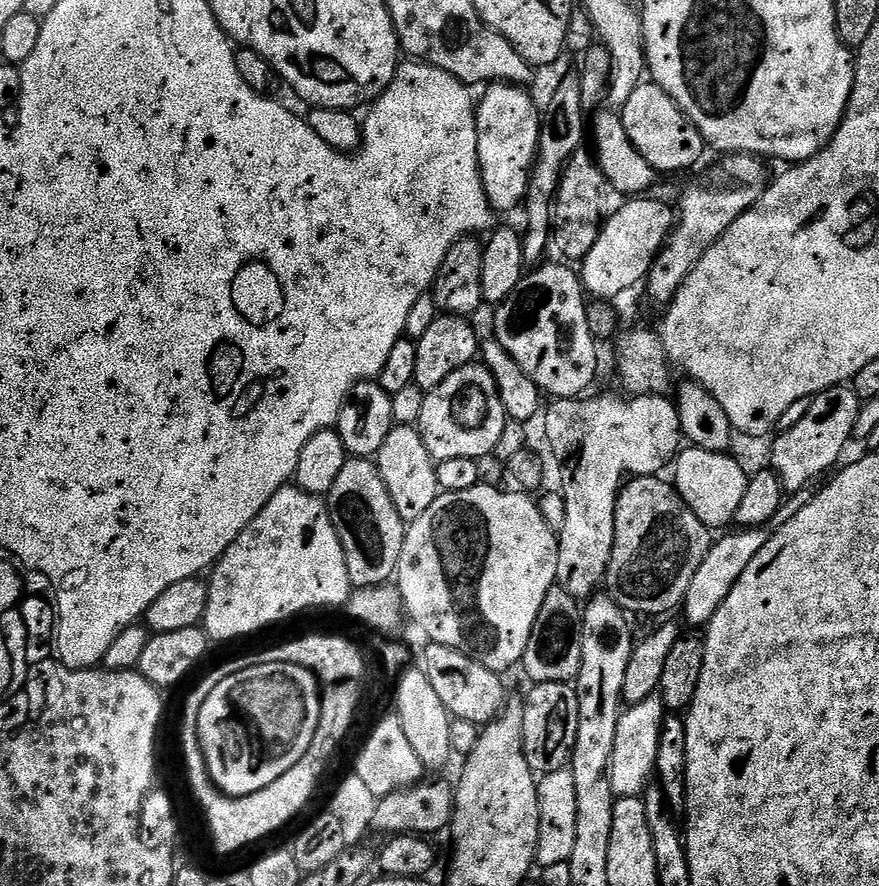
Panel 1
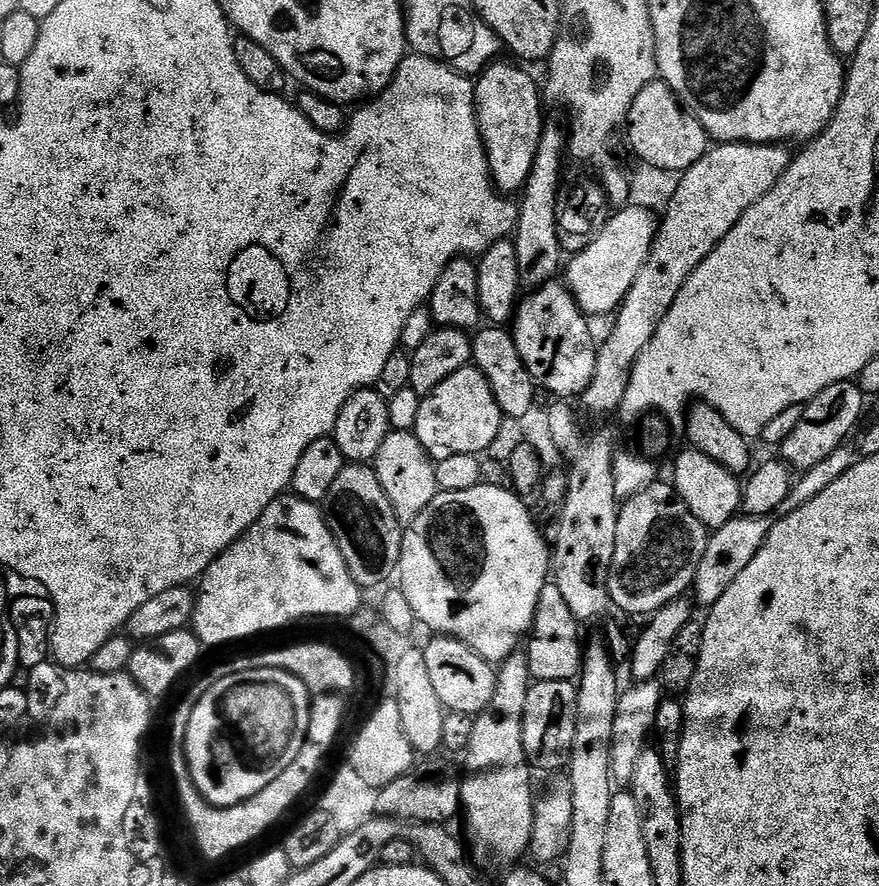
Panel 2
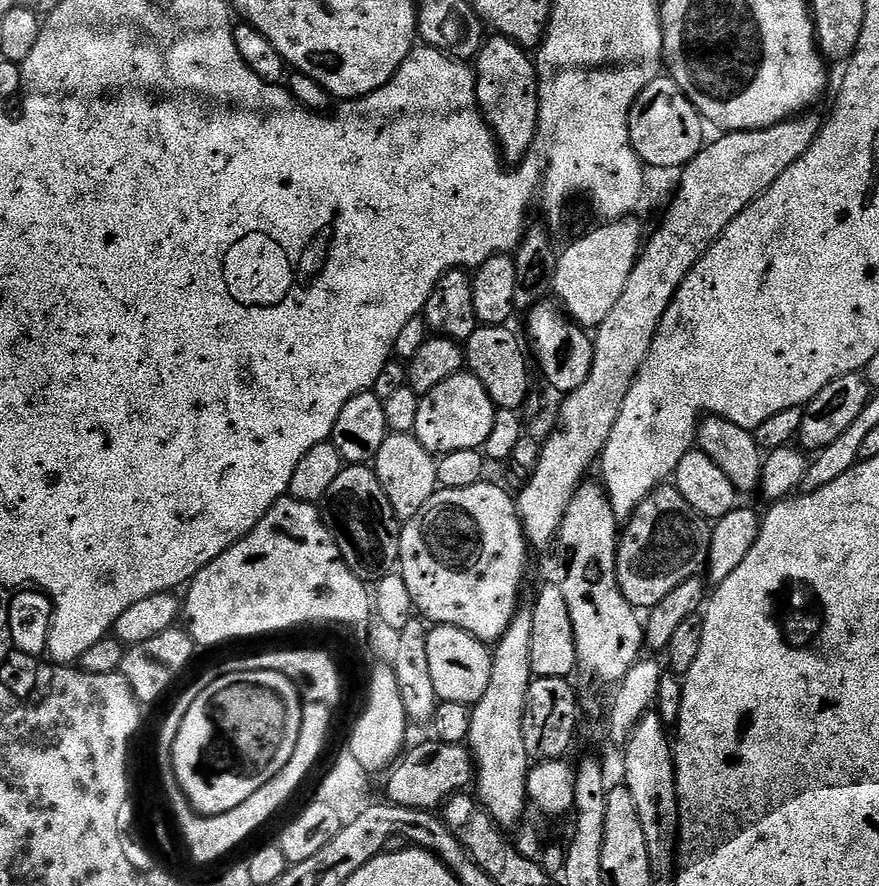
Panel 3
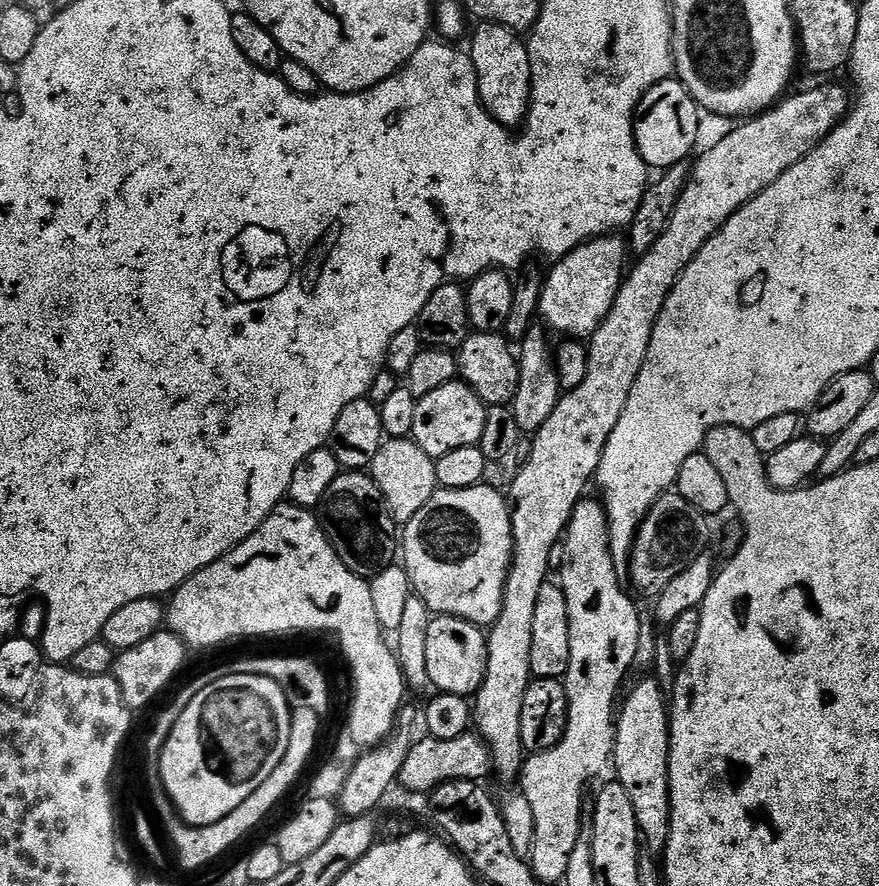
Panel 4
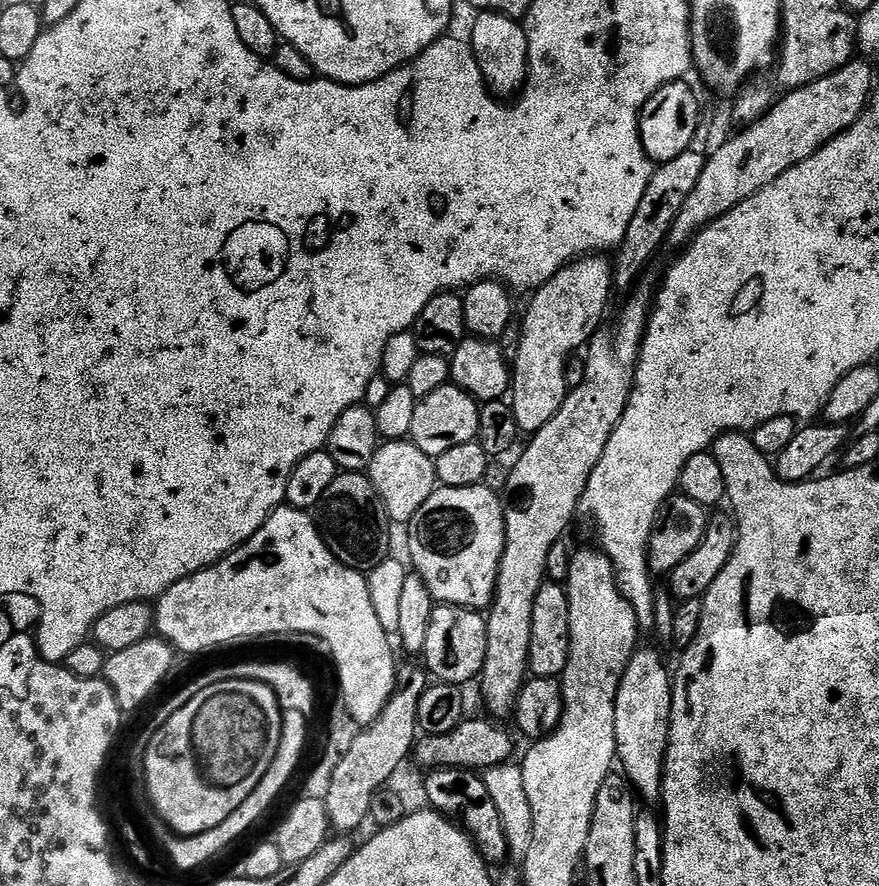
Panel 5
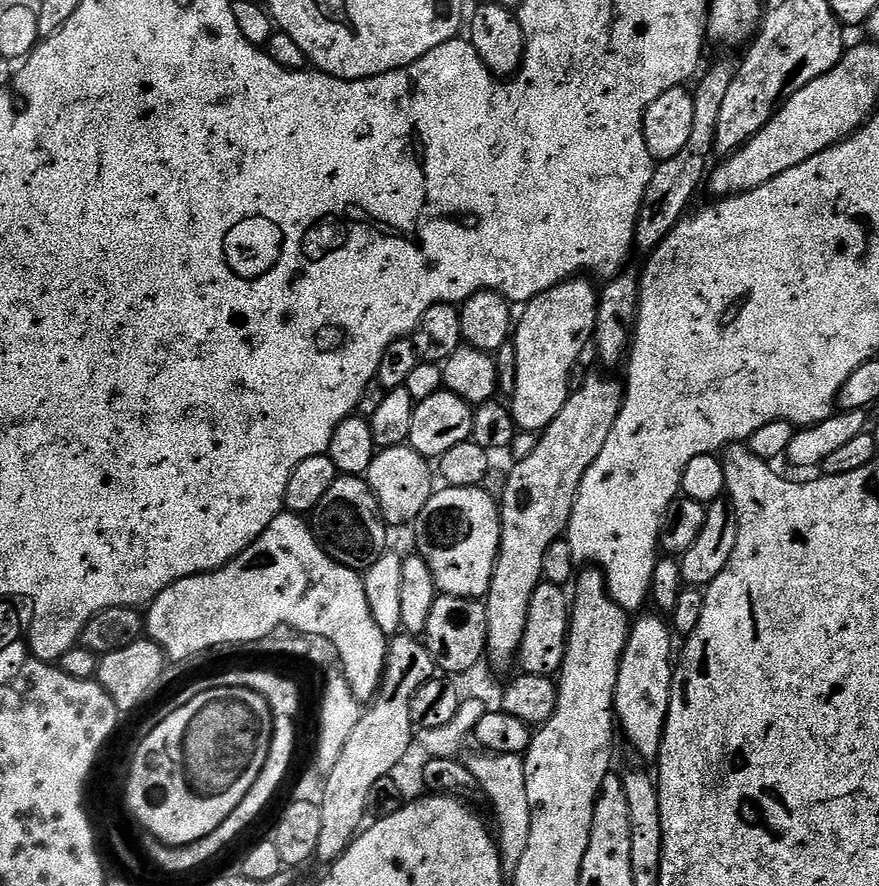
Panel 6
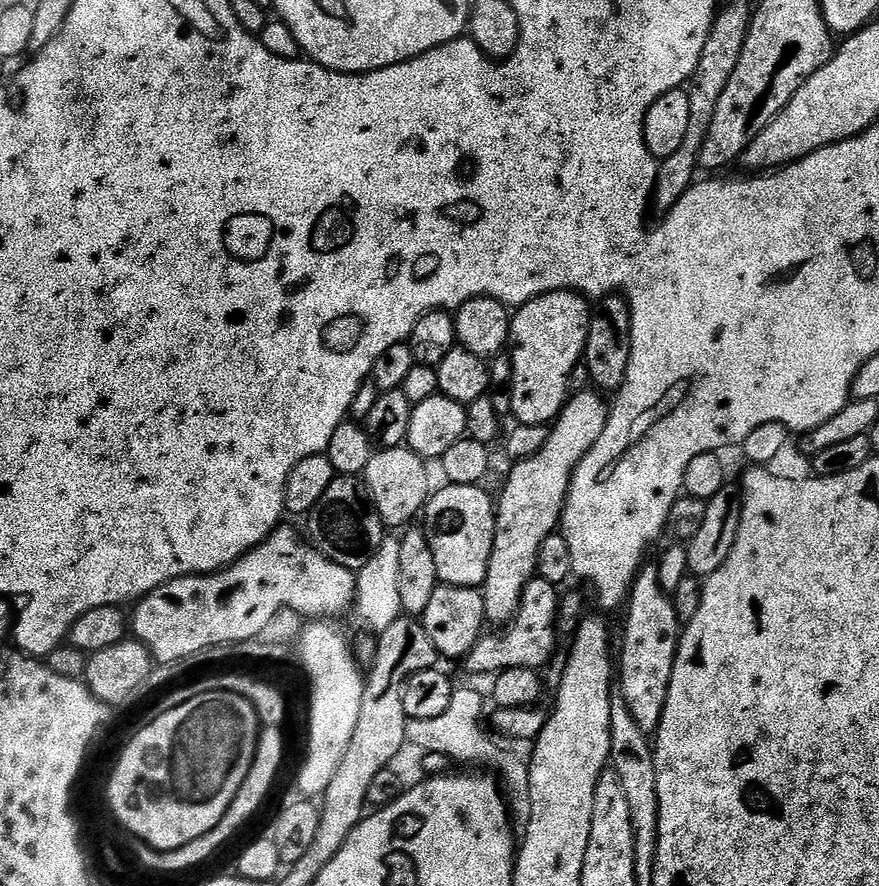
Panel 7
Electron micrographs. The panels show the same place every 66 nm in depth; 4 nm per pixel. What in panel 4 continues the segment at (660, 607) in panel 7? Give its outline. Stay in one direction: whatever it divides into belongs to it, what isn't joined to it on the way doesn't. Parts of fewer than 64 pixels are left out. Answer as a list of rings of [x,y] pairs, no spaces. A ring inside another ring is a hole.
[[[655,678],[640,680],[623,697],[616,716],[616,745],[612,751],[615,779],[626,786],[634,814],[638,818],[642,844],[649,853],[663,853],[670,838],[670,774],[668,751],[670,750],[670,704],[666,693]]]

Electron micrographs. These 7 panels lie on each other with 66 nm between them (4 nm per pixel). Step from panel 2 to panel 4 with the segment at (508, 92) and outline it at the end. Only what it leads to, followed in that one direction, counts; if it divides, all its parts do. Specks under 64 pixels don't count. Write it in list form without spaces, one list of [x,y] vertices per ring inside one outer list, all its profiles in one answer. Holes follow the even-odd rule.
[[[481,21],[476,27],[468,53],[475,68],[479,98],[499,124],[517,129],[527,120],[532,100],[532,67],[527,45],[517,33],[500,24]]]

